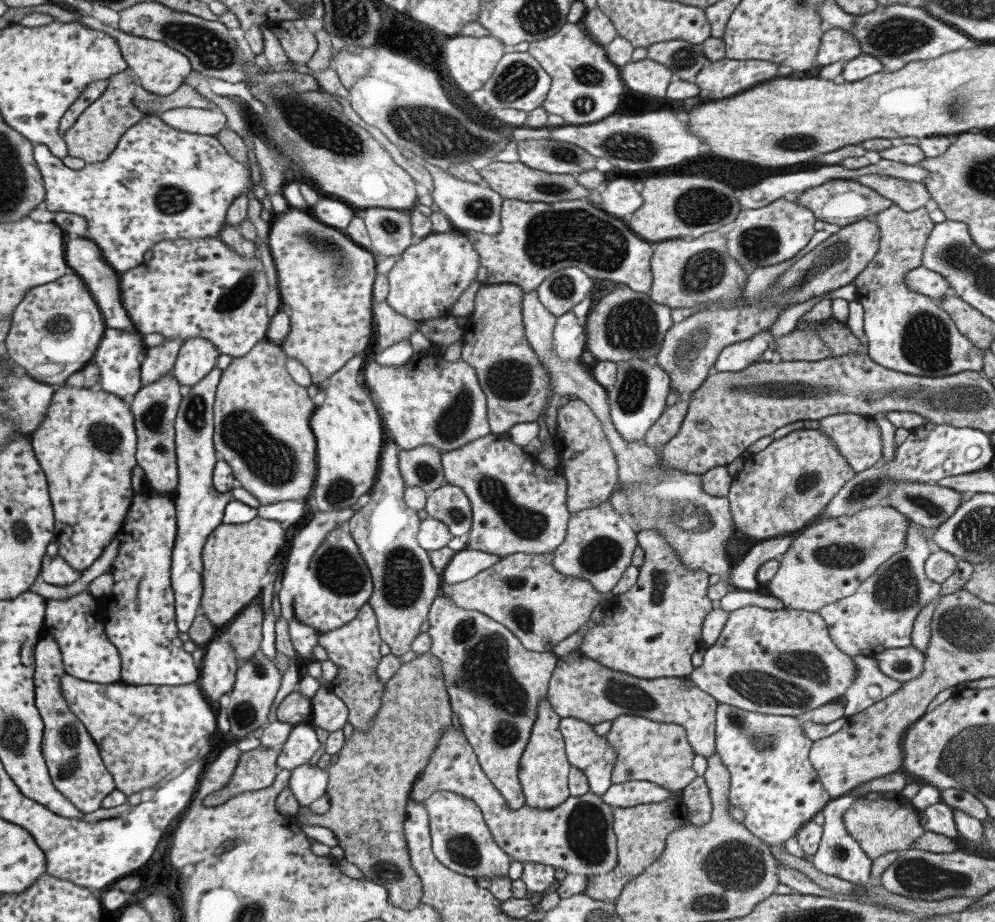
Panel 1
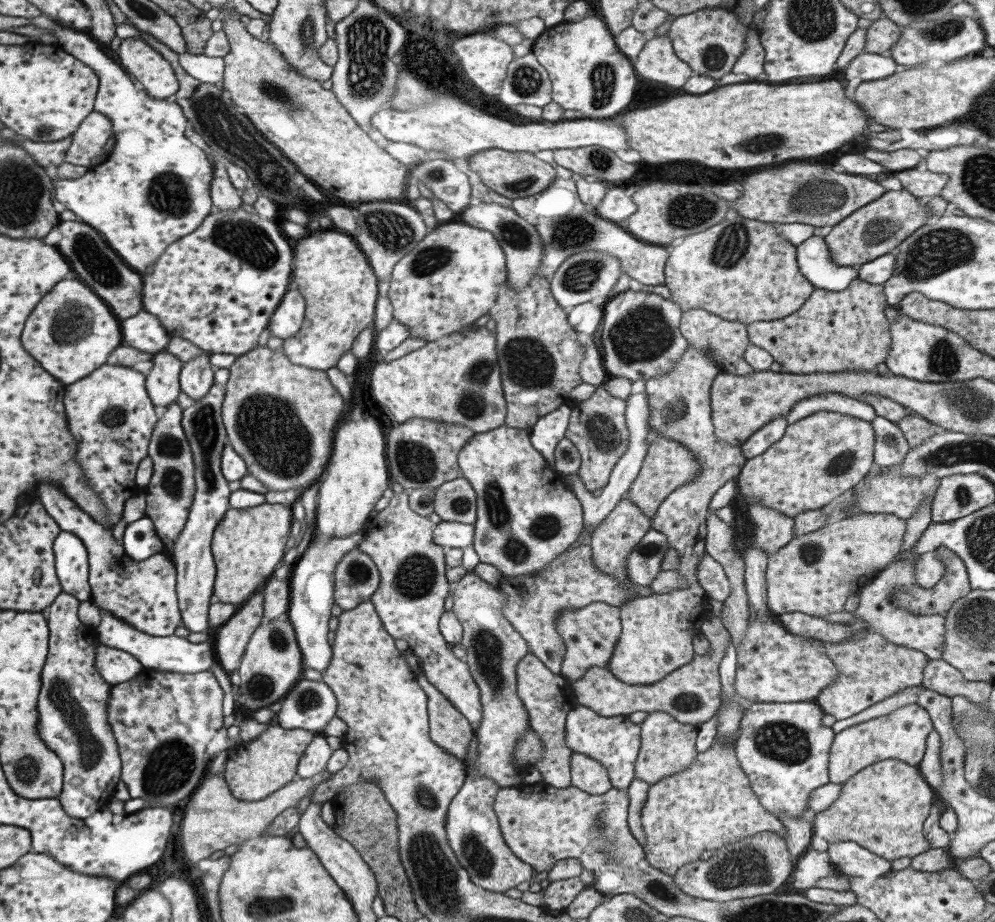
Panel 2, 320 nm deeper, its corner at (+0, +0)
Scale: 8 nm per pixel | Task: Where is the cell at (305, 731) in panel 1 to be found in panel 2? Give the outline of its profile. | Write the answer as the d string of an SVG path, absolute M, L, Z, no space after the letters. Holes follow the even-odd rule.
M315 734L309 745L303 750L303 754L297 762L296 774L301 778L312 778L324 771L325 762L329 760L332 750L326 744L325 737Z

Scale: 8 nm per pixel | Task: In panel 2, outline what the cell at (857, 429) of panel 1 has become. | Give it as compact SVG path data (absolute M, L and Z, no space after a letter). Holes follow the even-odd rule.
M876 416L870 425L874 432L873 468L891 467L901 462L910 446L896 423Z

